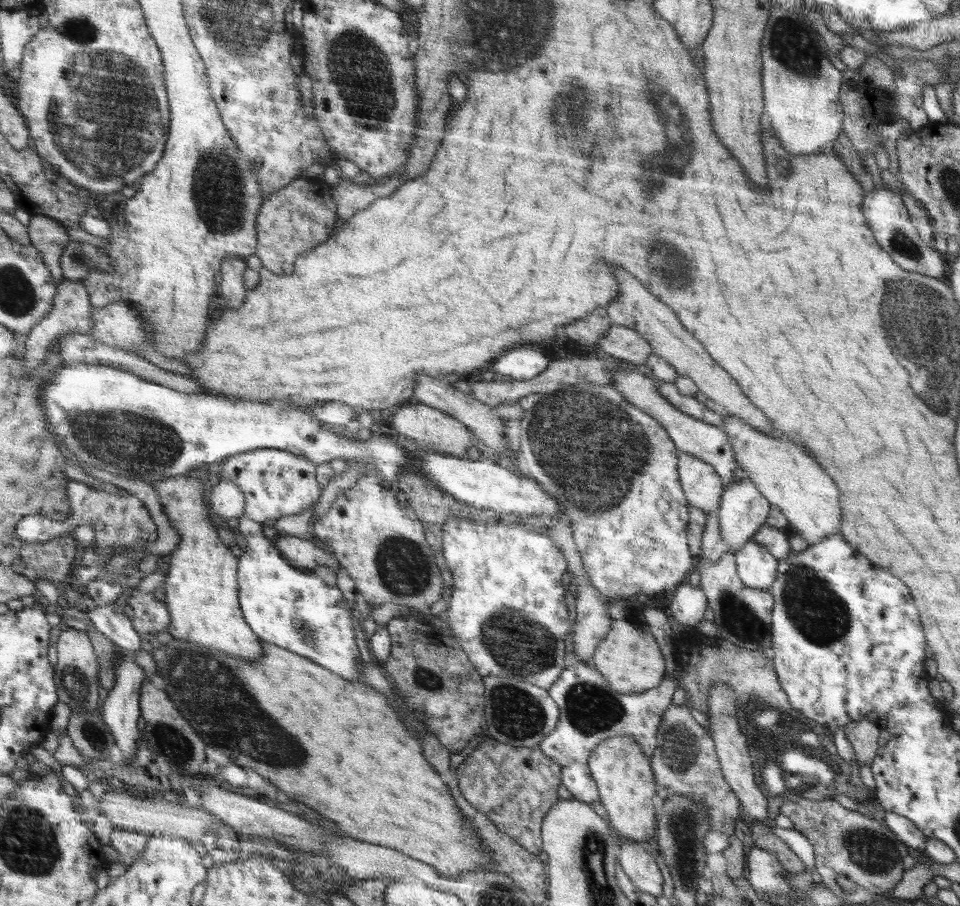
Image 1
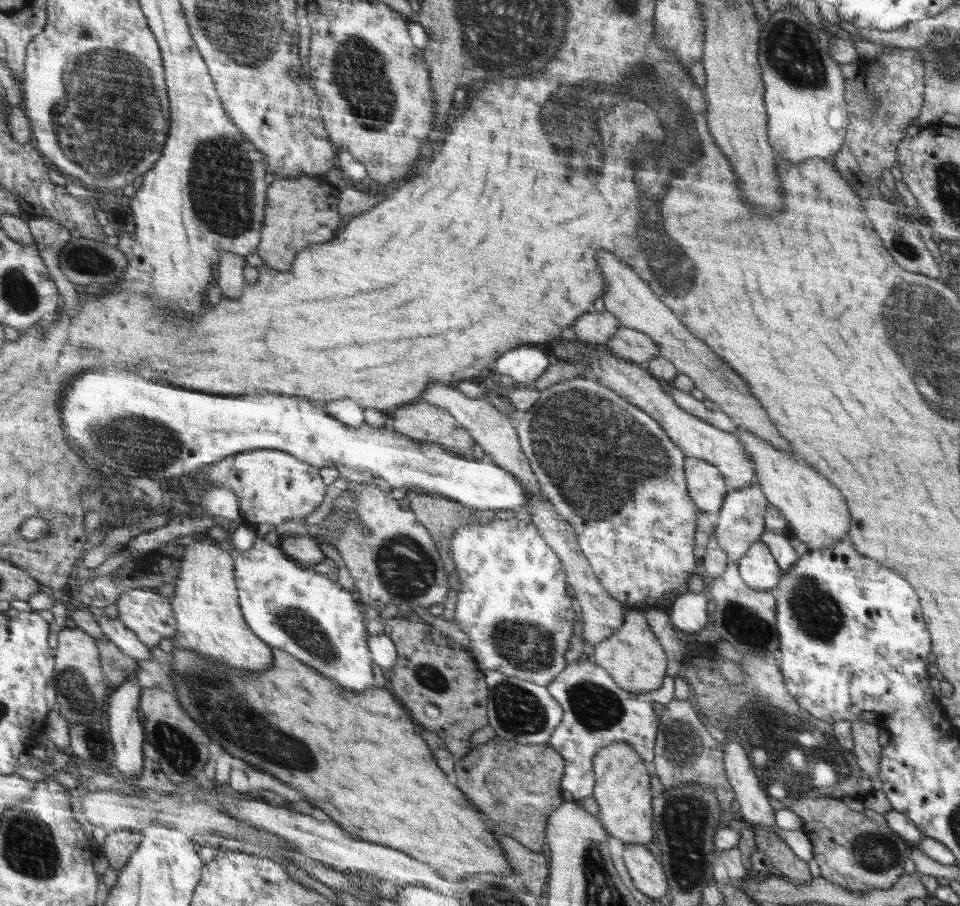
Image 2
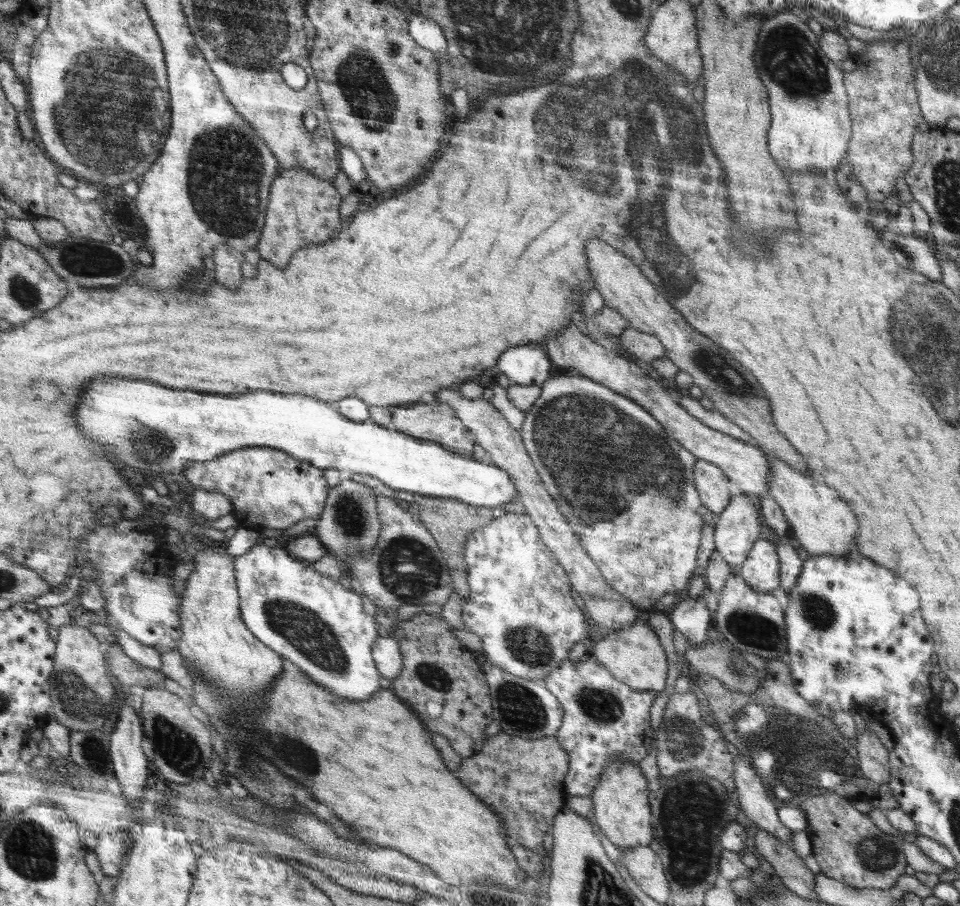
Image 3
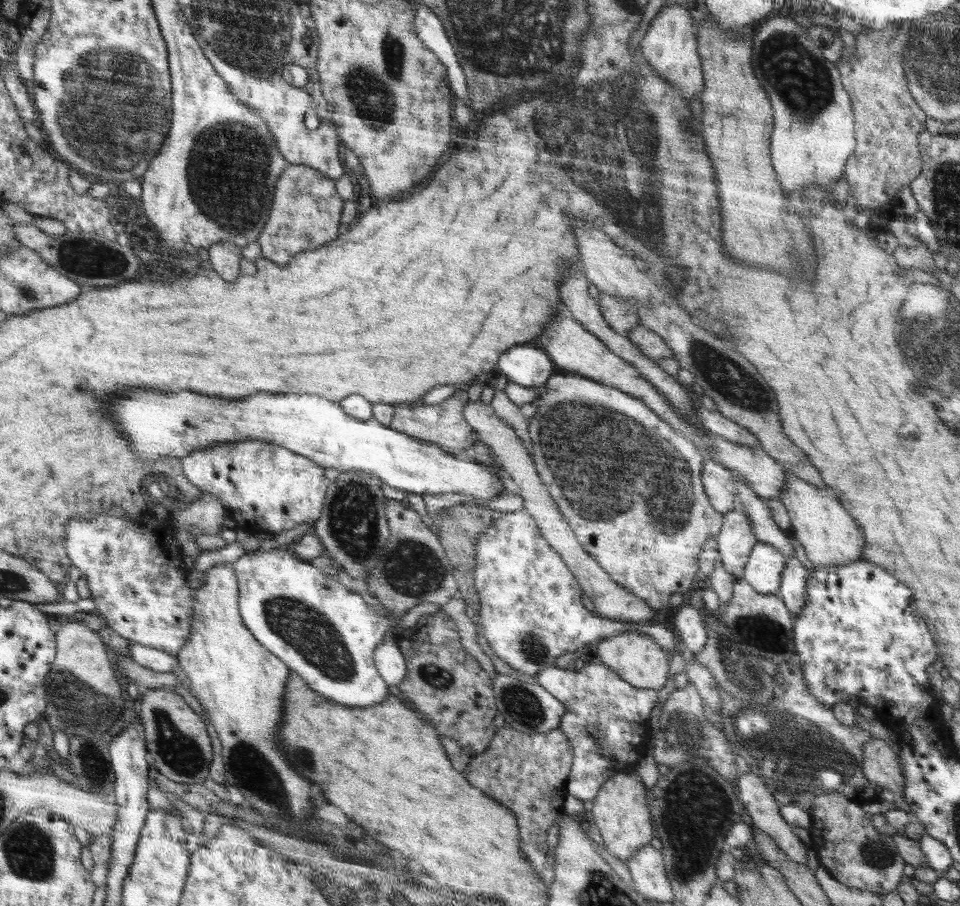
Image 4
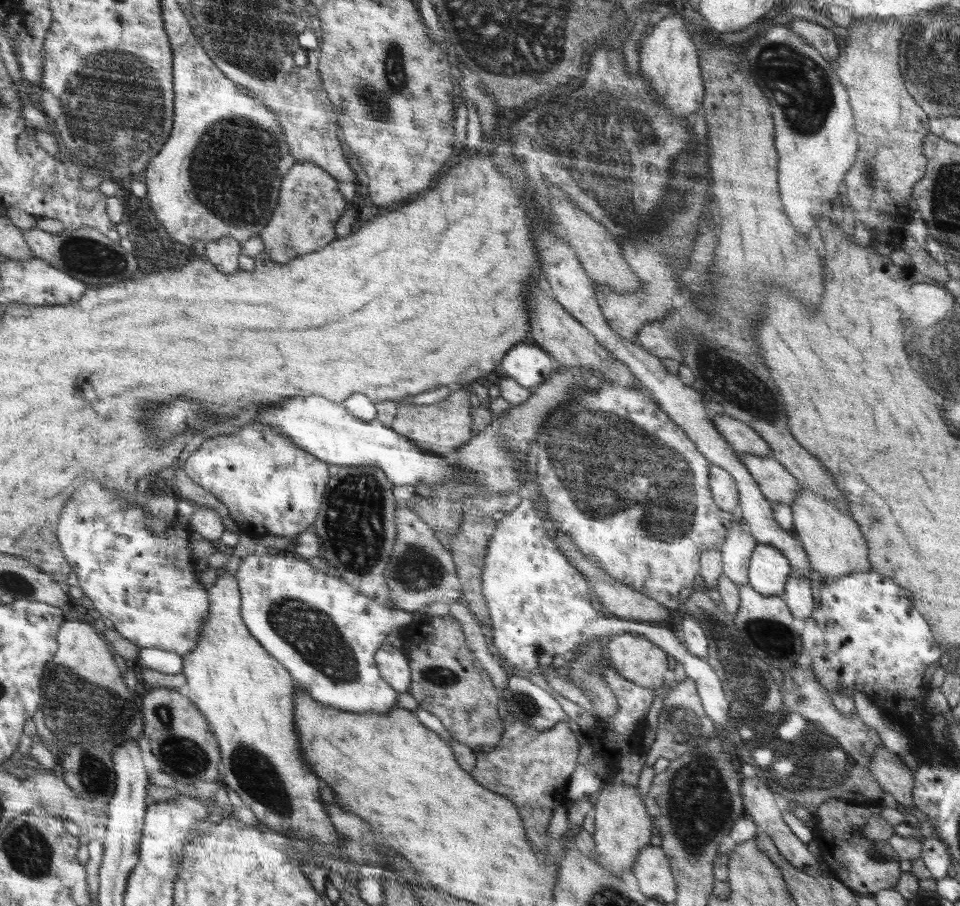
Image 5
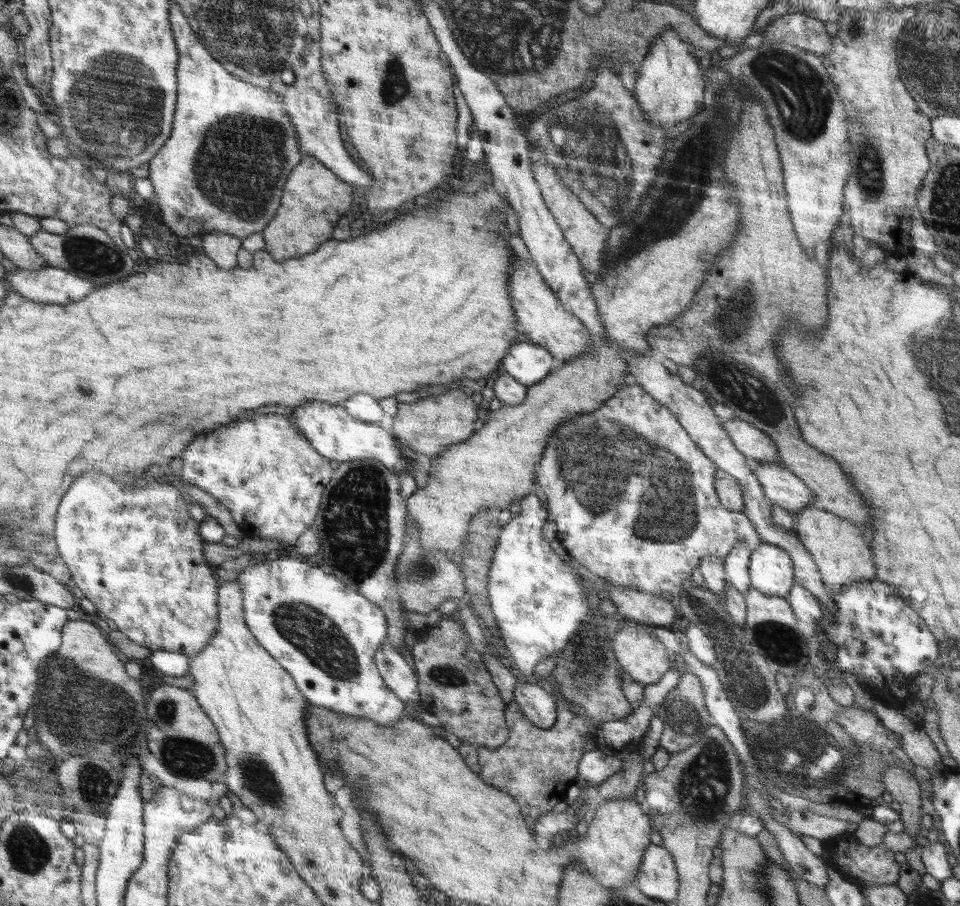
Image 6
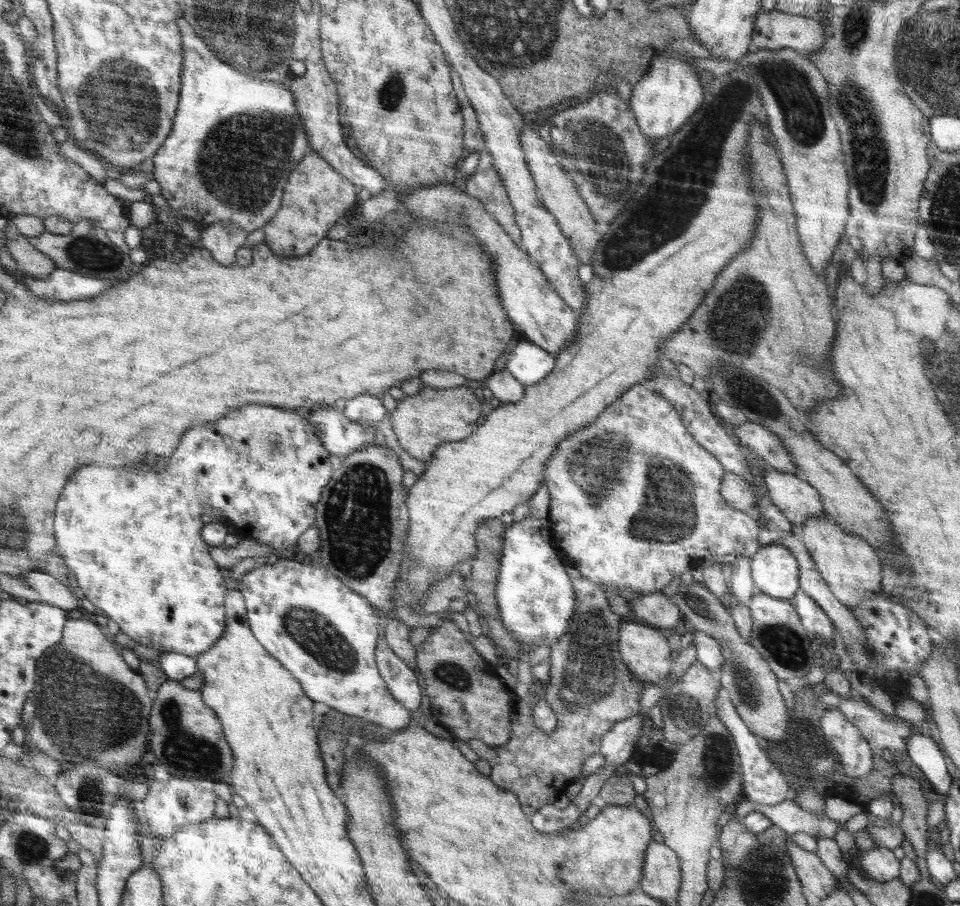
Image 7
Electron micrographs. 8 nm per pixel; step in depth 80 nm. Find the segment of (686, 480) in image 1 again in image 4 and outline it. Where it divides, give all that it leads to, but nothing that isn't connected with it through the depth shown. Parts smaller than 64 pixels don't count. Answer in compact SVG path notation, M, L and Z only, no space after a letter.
M706 460L706 468L702 468L702 484L706 484L706 496L710 496L709 503L720 513L729 513L734 509L734 481L736 477L721 464Z

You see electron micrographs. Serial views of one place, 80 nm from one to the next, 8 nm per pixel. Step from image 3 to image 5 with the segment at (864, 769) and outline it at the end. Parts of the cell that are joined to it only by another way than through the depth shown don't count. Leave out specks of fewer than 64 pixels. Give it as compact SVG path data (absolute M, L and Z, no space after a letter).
M878 747L873 752L868 770L872 772L872 776L886 794L896 799L901 810L911 820L909 812L911 808L915 808L915 804L912 801L914 782L910 768L886 747Z

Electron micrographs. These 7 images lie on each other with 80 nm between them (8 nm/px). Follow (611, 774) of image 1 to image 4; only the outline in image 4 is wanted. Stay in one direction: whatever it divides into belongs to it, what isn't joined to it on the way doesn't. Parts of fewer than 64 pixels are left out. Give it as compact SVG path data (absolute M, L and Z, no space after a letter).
M628 769L611 776L593 800L595 825L599 828L603 844L610 854L624 862L652 840L651 812L647 801L648 798L644 798L644 784L635 772L628 773Z

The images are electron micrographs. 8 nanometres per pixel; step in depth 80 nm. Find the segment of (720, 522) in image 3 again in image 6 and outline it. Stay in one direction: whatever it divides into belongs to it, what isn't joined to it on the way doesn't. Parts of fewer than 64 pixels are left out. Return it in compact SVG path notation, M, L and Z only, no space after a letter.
M740 541L730 549L728 555L723 559L725 579L733 584L740 594L745 595L746 591L752 587L749 577L749 560L751 550L745 542Z

